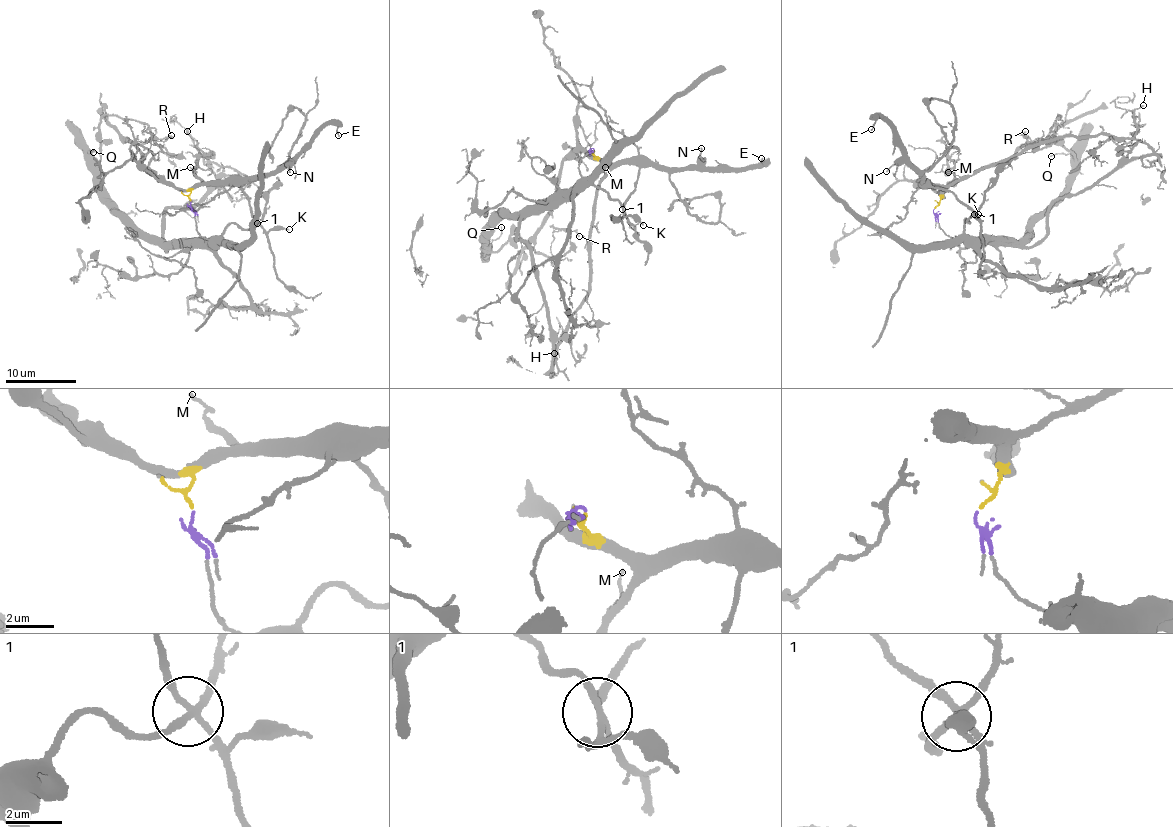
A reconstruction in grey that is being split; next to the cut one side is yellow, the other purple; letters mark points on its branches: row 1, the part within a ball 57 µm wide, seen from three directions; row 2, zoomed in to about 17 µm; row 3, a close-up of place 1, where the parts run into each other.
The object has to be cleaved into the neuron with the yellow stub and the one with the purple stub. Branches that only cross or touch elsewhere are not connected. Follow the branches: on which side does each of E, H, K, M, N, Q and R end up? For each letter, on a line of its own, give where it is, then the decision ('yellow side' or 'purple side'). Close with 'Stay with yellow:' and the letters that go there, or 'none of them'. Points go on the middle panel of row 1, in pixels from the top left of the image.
E: (761, 158) | yellow side
H: (554, 353) | yellow side
K: (643, 225) | yellow side
M: (605, 167) | yellow side
N: (701, 148) | yellow side
Q: (501, 227) | purple side
R: (579, 236) | purple side
Stay with yellow: E, H, K, M, N

